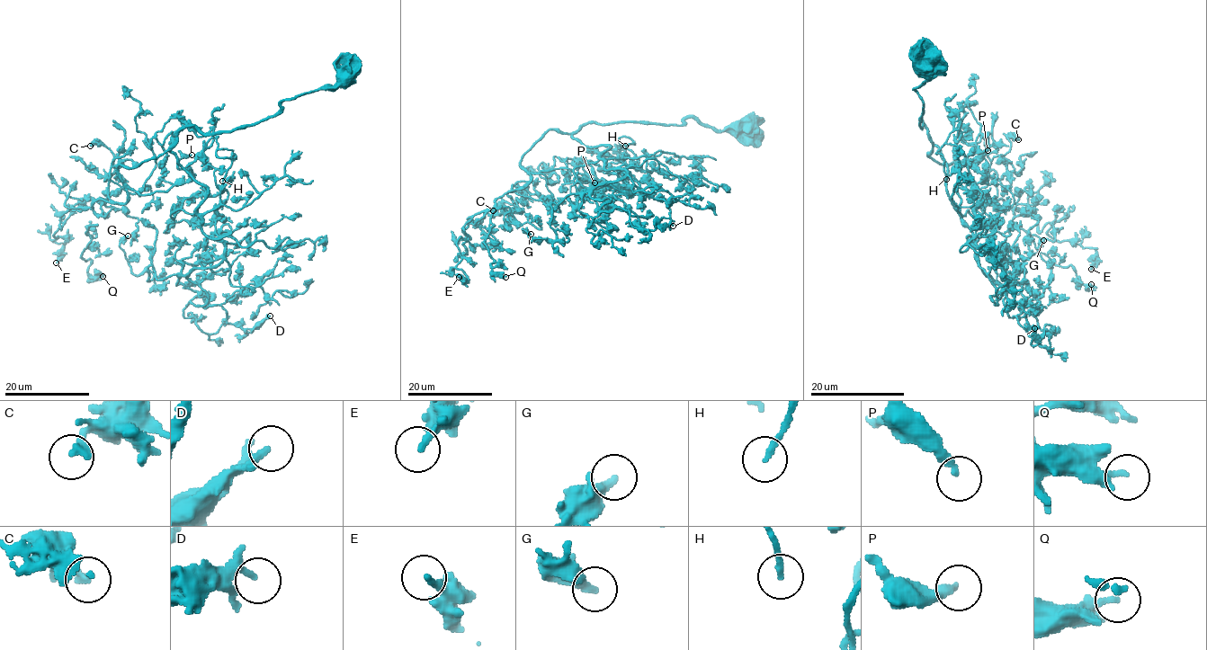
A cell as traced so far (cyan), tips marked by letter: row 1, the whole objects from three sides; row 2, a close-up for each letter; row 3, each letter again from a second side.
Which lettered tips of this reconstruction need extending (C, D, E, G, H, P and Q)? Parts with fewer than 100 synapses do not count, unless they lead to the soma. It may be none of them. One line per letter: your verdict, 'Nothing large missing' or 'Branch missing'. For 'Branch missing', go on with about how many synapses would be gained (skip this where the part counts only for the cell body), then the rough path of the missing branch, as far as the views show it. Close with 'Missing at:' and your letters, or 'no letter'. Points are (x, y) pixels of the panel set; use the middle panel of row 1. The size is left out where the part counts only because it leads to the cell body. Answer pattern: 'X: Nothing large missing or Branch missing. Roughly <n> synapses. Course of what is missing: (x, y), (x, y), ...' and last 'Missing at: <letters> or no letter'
C: Nothing large missing
D: Nothing large missing
E: Nothing large missing
G: Nothing large missing
H: Nothing large missing
P: Nothing large missing
Q: Nothing large missing
Missing at: no letter

